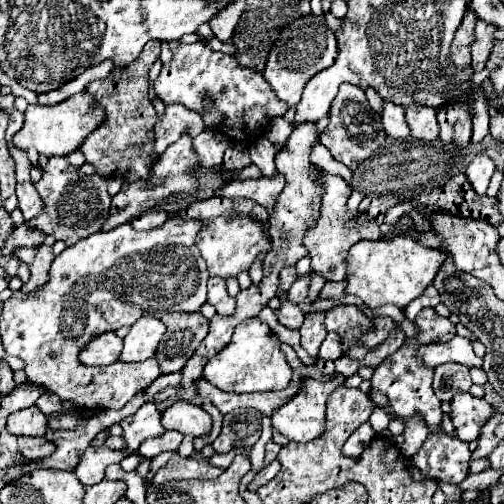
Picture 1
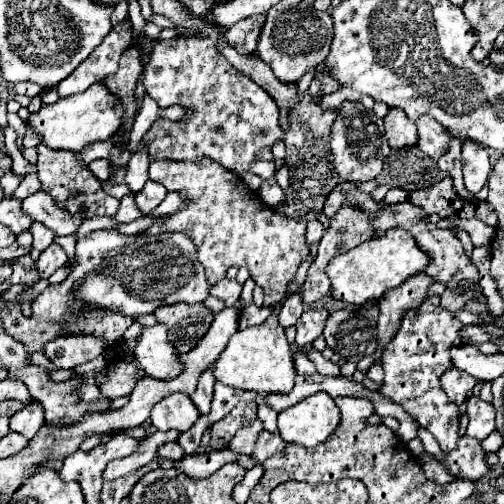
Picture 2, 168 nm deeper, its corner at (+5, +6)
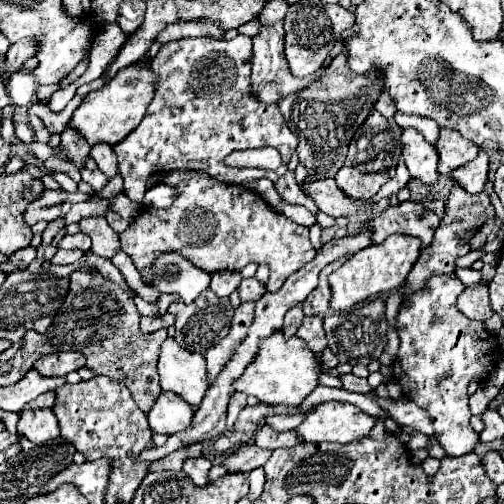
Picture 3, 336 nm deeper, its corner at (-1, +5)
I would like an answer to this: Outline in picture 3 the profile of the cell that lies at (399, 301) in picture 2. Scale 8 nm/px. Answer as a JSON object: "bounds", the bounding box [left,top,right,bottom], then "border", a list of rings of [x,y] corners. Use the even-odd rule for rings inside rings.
{"bounds":[406,186,496,296],"border":[[[452,186],[452,192],[450,192],[450,198],[446,200],[446,210],[444,210],[444,216],[440,218],[440,226],[436,228],[436,234],[434,234],[434,240],[430,244],[430,248],[422,250],[418,262],[414,264],[414,270],[410,272],[410,278],[406,278],[406,296],[410,296],[410,292],[422,288],[426,284],[426,280],[436,274],[436,272],[442,272],[442,274],[450,274],[454,272],[454,260],[458,256],[464,256],[470,252],[470,238],[488,222],[492,220],[496,214],[494,214],[494,206],[490,202],[490,196],[480,192],[480,194],[466,194],[466,190],[462,190],[460,186]]]}

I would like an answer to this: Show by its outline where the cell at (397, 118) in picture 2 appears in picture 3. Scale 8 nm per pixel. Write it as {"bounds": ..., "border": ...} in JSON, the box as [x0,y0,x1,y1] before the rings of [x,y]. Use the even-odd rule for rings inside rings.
{"bounds":[402,128,438,184],"border":[[[406,128],[402,132],[402,158],[406,160],[410,176],[418,178],[422,184],[434,184],[438,180],[436,148],[414,128]]]}

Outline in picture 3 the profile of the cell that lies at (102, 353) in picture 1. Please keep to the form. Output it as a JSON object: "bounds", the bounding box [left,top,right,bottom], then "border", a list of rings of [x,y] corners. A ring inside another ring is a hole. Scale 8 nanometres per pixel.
{"bounds":[34,352,84,376],"border":[[[54,352],[48,354],[46,358],[40,358],[34,368],[42,374],[42,376],[66,376],[68,372],[80,370],[84,366],[80,354],[74,352]]]}

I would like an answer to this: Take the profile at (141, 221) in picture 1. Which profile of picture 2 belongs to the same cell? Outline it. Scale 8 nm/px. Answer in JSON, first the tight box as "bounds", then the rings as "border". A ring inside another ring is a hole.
{"bounds":[136,181,166,215],"border":[[[148,181],[144,185],[144,189],[140,193],[136,193],[136,205],[144,215],[148,215],[162,203],[164,197],[166,197],[166,189],[160,183]]]}

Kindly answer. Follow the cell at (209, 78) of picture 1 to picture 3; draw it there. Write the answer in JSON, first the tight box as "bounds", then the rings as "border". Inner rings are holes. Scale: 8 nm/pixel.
{"bounds":[112,34,298,202],"border":[[[238,34],[232,40],[214,40],[214,38],[180,38],[160,46],[156,58],[150,62],[150,68],[158,74],[156,96],[146,110],[140,126],[128,134],[122,142],[114,144],[112,150],[118,156],[120,174],[124,180],[124,194],[132,202],[142,202],[146,192],[146,180],[156,172],[174,172],[174,170],[196,170],[206,172],[216,180],[246,184],[250,180],[268,178],[276,182],[288,170],[292,152],[298,146],[298,138],[286,126],[284,116],[278,106],[266,106],[256,102],[250,92],[250,72],[252,72],[252,38]],[[274,146],[282,154],[282,166],[278,170],[258,170],[258,168],[228,168],[224,156],[234,150]]]}

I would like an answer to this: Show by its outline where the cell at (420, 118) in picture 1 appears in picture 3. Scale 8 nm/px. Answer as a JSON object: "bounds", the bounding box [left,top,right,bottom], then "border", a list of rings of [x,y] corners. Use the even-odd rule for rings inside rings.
{"bounds":[436,128,480,176],"border":[[[450,128],[440,130],[436,150],[440,154],[438,172],[446,176],[450,176],[456,168],[472,162],[480,152],[480,148],[474,142],[462,138],[456,130],[450,130]]]}

